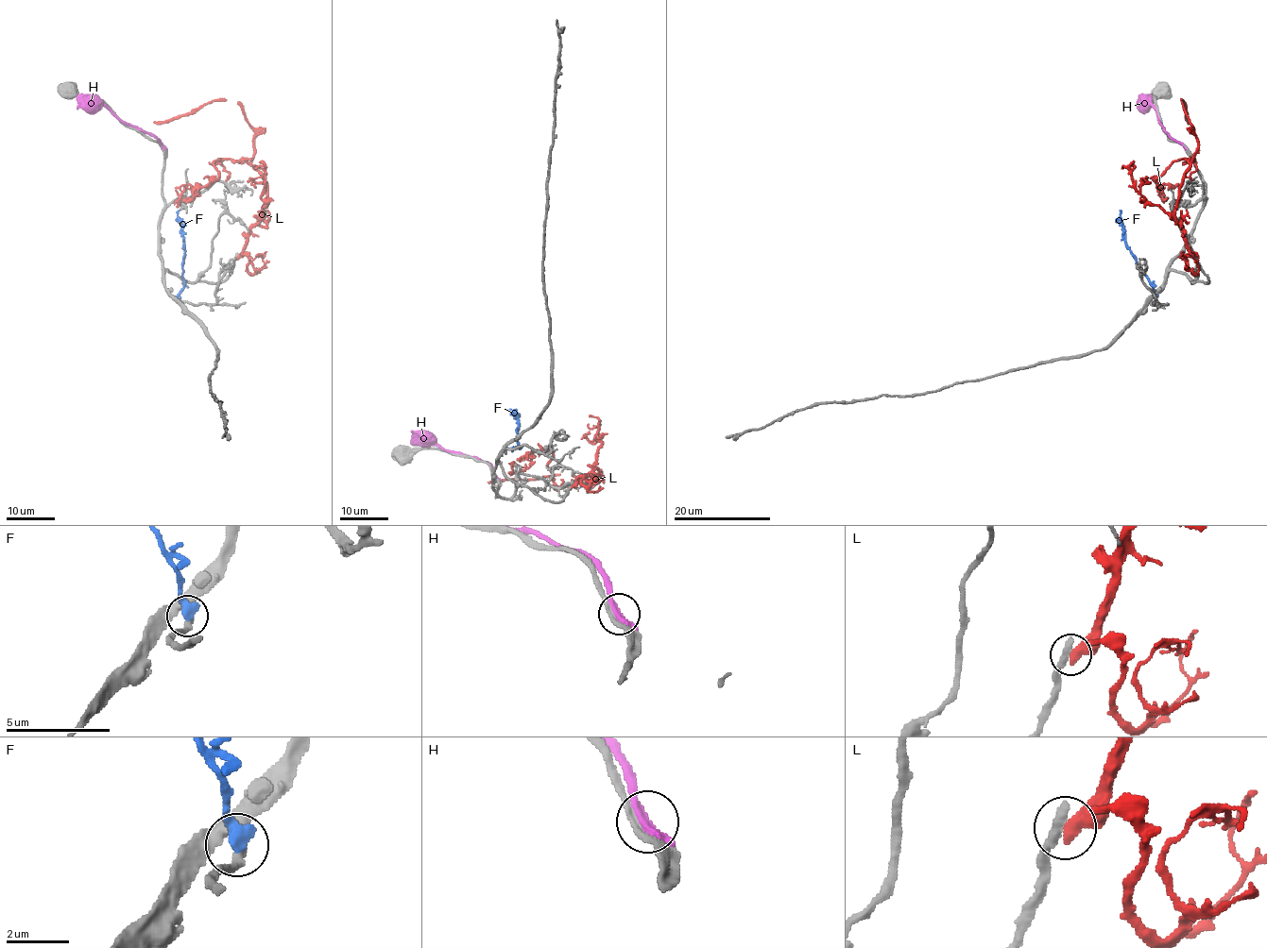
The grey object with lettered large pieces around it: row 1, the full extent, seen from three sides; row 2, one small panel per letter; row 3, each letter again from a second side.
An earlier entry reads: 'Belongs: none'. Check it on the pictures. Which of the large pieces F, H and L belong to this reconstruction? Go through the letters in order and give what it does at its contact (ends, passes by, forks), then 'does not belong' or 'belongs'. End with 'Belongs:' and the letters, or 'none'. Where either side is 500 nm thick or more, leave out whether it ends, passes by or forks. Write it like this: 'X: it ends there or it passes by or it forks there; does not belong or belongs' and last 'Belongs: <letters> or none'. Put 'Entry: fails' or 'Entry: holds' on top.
Entry: holds
F: does not belong
H: it passes by; does not belong
L: it ends there; does not belong
Belongs: none

